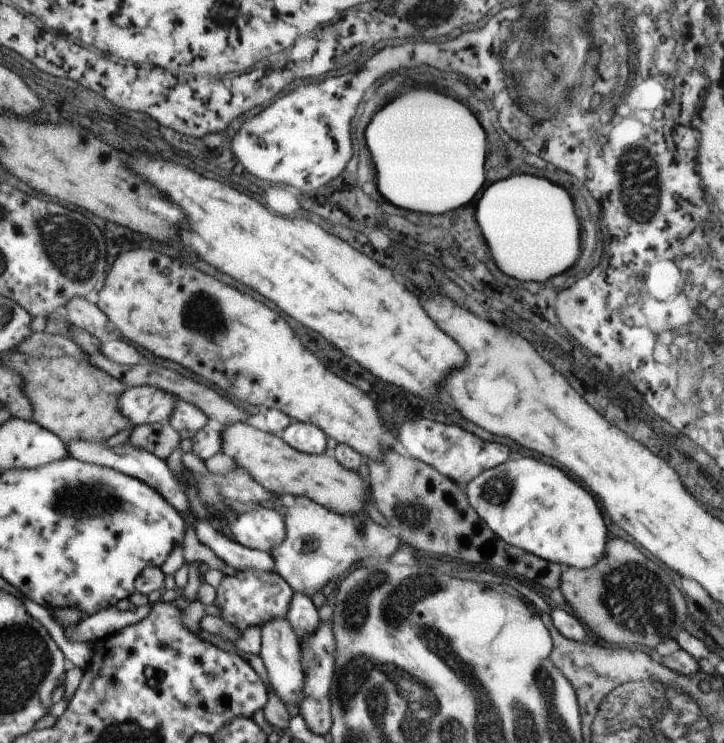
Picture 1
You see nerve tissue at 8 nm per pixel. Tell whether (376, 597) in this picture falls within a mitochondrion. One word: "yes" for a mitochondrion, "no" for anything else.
yes

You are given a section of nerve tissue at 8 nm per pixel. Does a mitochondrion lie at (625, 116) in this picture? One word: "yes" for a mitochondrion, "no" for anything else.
no

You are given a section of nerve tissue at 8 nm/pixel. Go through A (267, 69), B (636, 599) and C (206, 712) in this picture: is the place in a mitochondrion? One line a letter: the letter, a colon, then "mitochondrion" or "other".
A: other
B: mitochondrion
C: other

